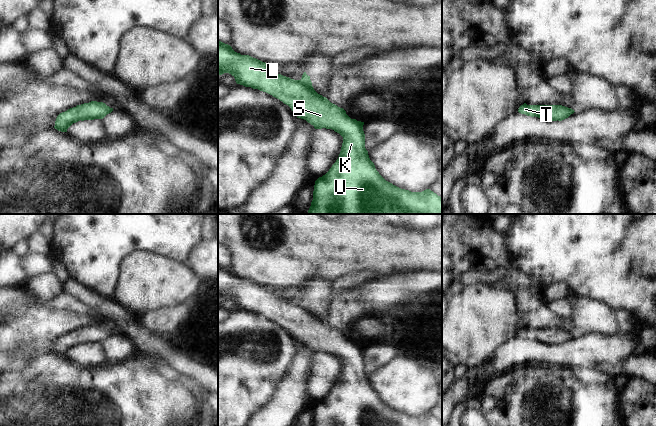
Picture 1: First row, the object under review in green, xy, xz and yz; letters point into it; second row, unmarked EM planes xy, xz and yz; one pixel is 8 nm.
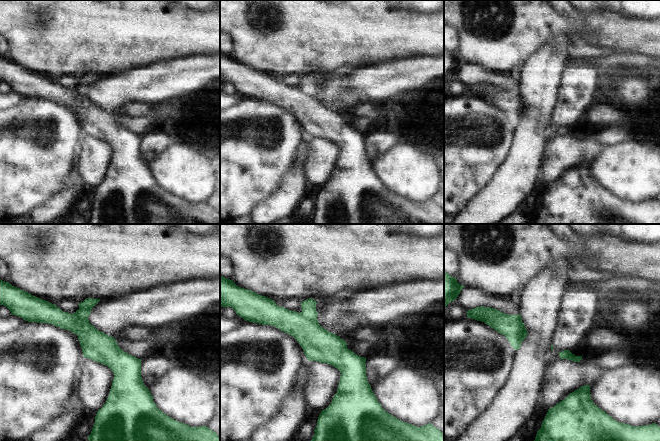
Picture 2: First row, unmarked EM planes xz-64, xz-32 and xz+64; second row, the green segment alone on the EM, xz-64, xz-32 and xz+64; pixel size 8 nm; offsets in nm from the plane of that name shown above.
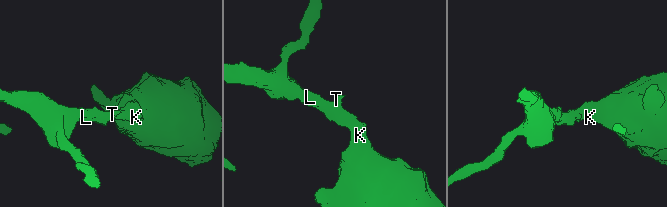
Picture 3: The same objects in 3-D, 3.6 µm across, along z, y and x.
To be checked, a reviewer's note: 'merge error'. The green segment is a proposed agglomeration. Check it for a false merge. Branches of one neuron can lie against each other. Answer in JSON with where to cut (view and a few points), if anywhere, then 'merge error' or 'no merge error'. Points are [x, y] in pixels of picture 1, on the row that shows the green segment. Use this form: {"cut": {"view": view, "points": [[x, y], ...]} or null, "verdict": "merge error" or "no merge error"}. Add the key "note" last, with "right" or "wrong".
{"cut": null, "verdict": "no merge error", "note": "wrong"}

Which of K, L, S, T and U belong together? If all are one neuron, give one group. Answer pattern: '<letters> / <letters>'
K L S T U

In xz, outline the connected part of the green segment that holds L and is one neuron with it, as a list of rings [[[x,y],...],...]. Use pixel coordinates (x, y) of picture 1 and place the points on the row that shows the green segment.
[[[218,40],[218,76],[224,73],[231,74],[237,84],[266,92],[288,105],[297,118],[306,120],[315,129],[332,129],[343,137],[343,143],[338,159],[329,171],[315,181],[313,200],[308,214],[442,214],[442,198],[430,189],[422,192],[411,192],[401,189],[386,181],[376,170],[365,148],[364,122],[351,119],[343,108],[331,103],[326,97],[318,94],[310,80],[310,76],[303,73],[300,80],[277,74],[272,66],[249,55],[241,55],[232,47]]]

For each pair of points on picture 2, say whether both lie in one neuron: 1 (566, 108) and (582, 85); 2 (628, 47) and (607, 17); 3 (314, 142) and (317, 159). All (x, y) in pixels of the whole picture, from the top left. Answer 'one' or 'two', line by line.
1: one
2: one
3: one

